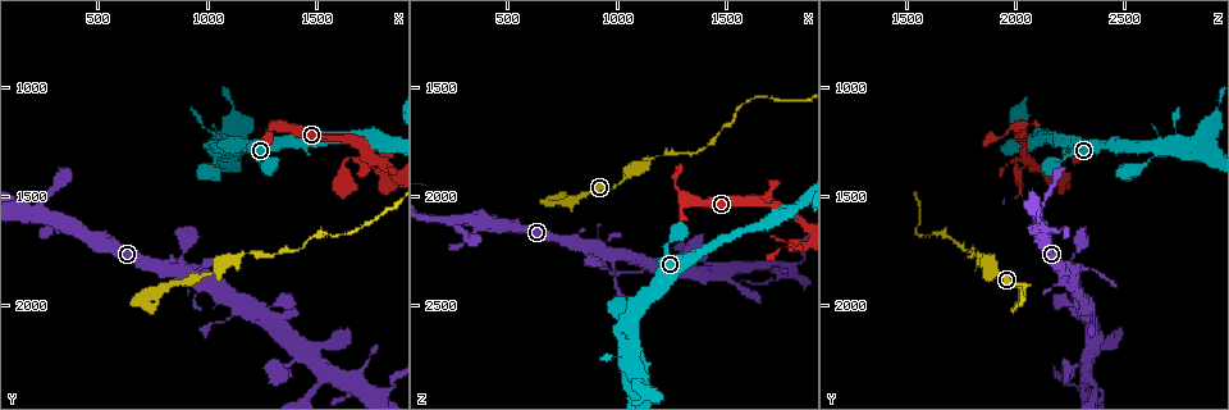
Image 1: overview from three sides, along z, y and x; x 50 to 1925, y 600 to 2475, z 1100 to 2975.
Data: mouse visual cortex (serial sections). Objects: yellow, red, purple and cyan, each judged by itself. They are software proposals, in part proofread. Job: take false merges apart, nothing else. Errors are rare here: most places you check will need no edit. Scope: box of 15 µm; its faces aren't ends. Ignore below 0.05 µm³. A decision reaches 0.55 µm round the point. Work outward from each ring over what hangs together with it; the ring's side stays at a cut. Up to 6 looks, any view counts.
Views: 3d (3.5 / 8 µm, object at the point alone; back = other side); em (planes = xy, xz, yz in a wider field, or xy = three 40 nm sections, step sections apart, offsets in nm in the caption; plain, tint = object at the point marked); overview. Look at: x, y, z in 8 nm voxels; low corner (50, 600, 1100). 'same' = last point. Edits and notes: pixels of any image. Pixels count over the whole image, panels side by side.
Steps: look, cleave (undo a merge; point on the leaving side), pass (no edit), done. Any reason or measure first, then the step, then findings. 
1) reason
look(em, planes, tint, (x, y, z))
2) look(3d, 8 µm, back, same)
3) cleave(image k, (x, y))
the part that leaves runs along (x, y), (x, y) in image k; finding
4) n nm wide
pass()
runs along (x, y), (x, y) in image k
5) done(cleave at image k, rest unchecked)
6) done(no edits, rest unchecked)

thin neck
look(3d, 3.5 µm, (1760, 1350, 2210))

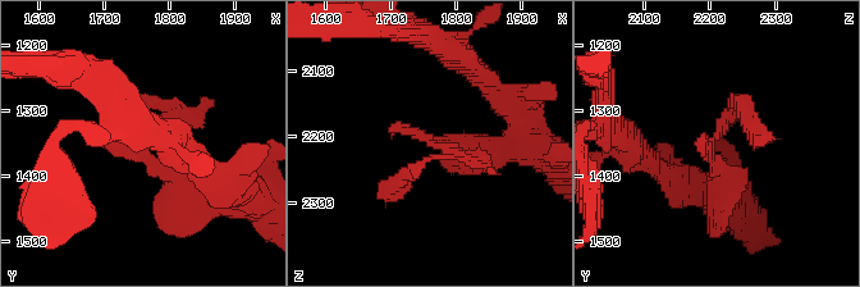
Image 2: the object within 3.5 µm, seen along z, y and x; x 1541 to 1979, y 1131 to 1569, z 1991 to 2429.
need the tissue
look(em, xy, step 5, plain, (1760, 1355, 2210))

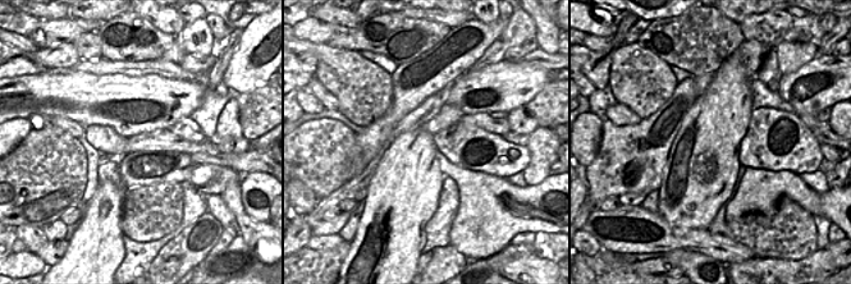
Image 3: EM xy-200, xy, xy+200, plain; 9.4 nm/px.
where the object lies
look(em, xy, step 5, tint, same)

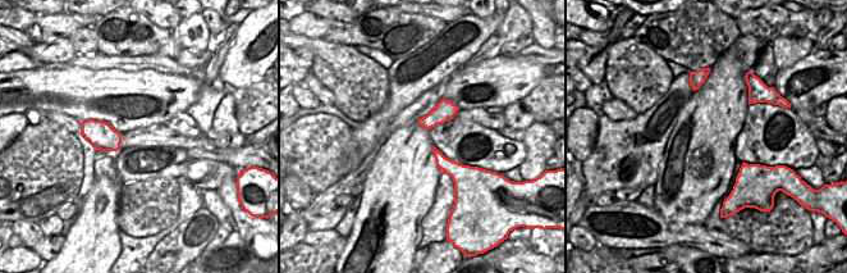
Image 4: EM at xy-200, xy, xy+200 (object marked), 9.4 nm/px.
pass()
runs along (207, 192), (129, 101) in image 2; continuous, no second cell

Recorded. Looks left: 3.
a narrow waist
look(3d, 8 µm, (1060, 1280, 2650))

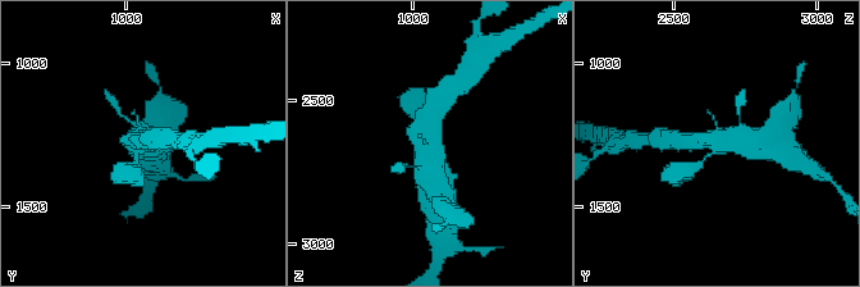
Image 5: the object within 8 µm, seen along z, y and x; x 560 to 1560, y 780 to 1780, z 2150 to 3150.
look(em, xy, step 1, tint, (1050, 1260, 2650))

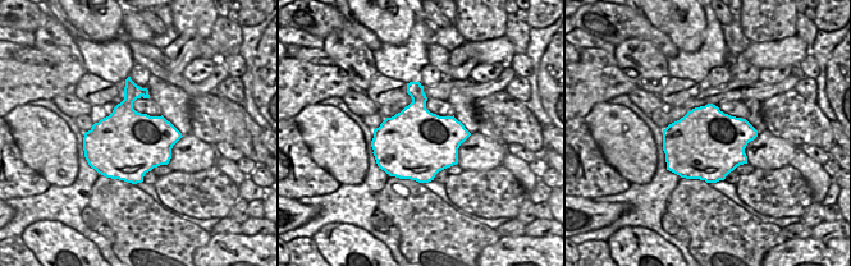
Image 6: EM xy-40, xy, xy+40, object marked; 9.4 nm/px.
pass()
runs along (438, 105), (430, 118), (433, 178) in image 5; all the same cell

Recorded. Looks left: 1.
done(no edits, rest unchecked)

